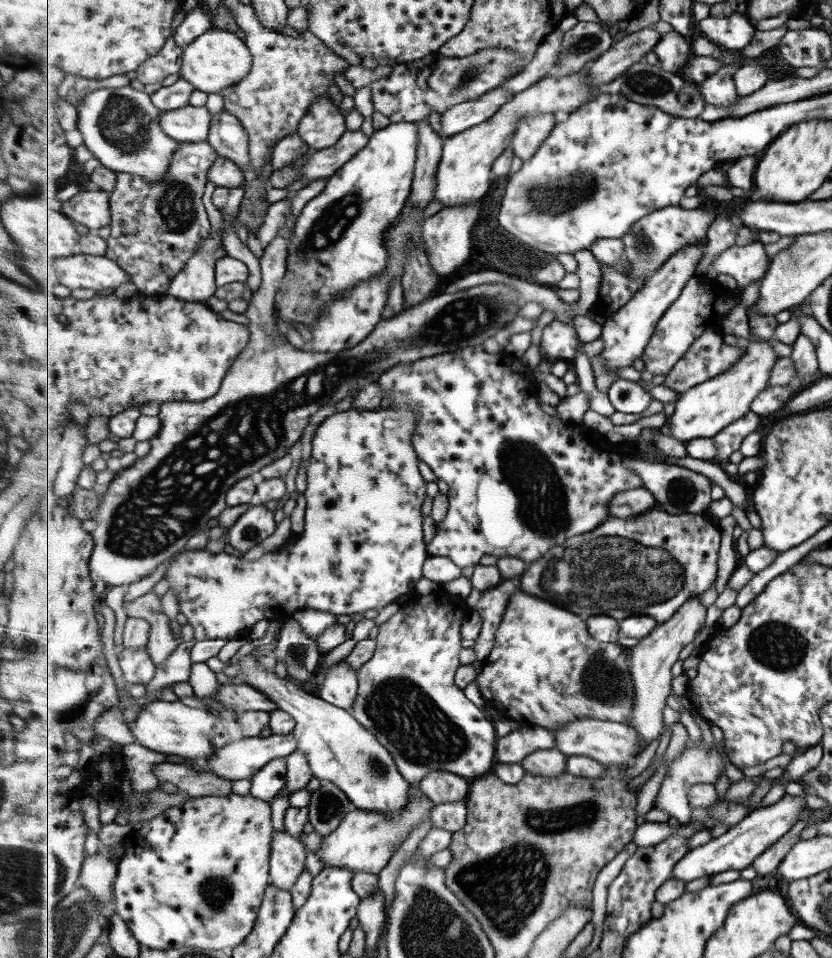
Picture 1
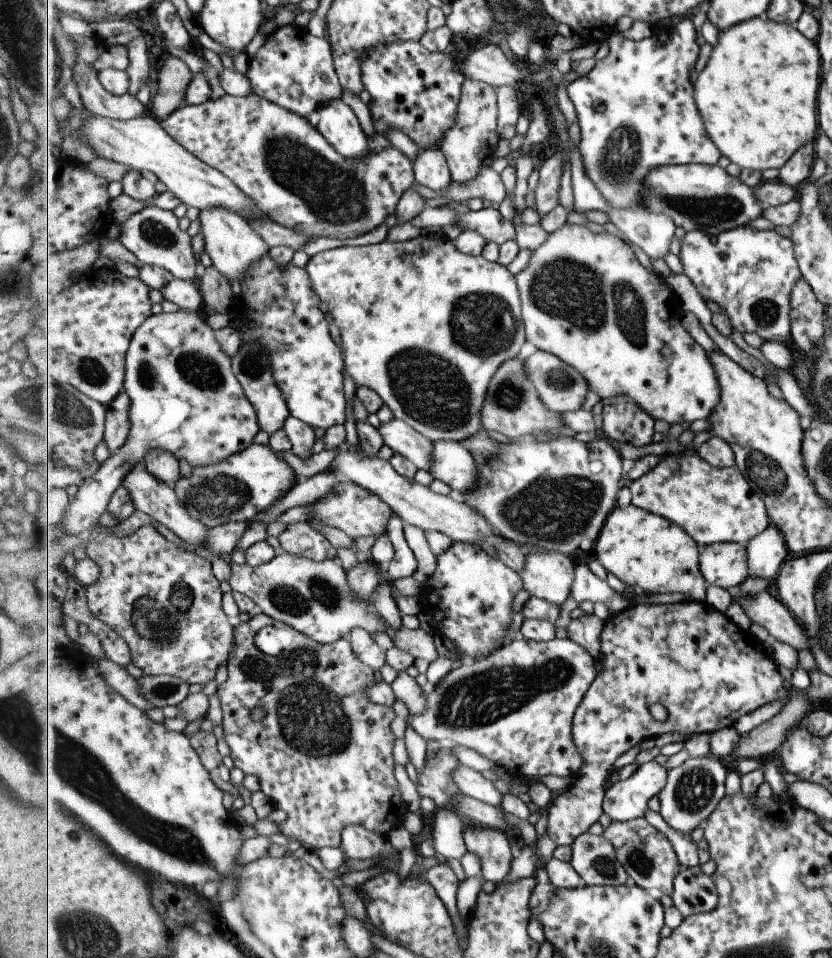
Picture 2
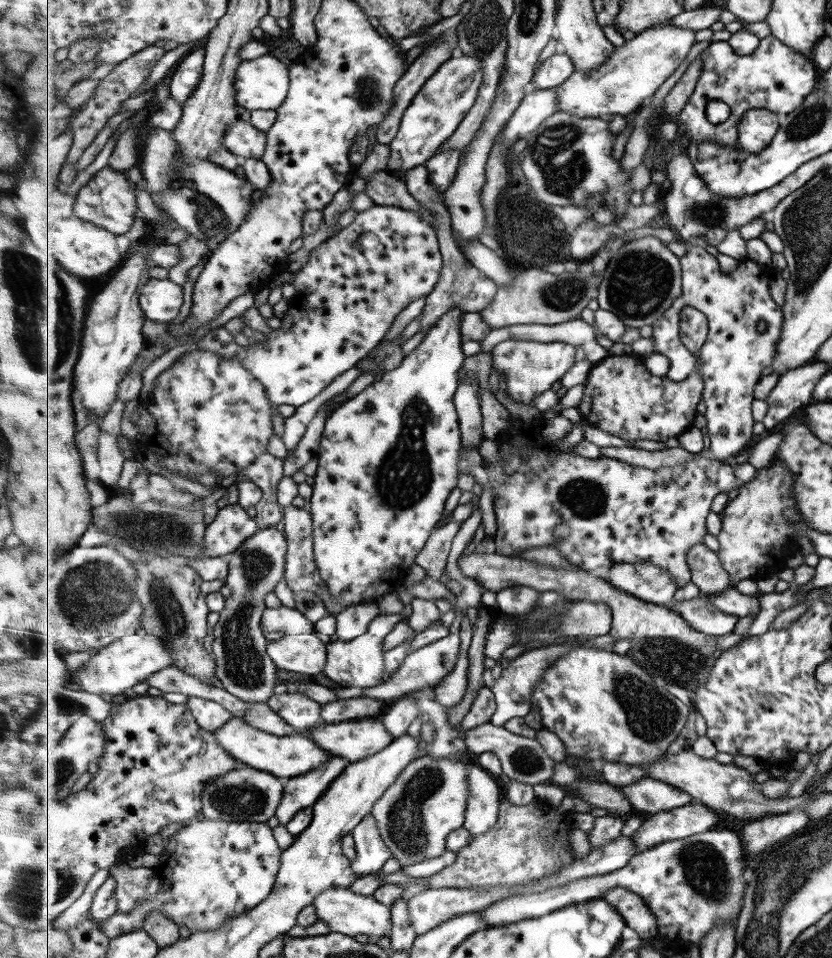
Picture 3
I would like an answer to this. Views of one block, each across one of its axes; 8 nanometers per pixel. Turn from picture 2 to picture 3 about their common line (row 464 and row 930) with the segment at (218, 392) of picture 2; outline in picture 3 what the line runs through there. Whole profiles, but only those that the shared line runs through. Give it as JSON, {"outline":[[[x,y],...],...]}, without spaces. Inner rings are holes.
{"outline":[[[195,819],[188,825],[177,826],[177,831],[166,843],[166,850],[159,858],[159,864],[153,868],[156,870],[156,877],[149,883],[148,898],[142,903],[142,906],[136,908],[133,912],[117,912],[107,920],[98,920],[99,929],[109,938],[115,938],[130,932],[144,928],[144,920],[149,911],[163,911],[171,920],[174,920],[178,925],[187,926],[191,932],[205,932],[215,930],[222,927],[225,921],[228,921],[232,916],[237,916],[255,908],[258,904],[264,902],[269,895],[272,894],[273,887],[276,886],[277,875],[280,871],[284,849],[280,847],[274,829],[268,826],[266,822],[227,822],[226,820],[209,820]]]}

